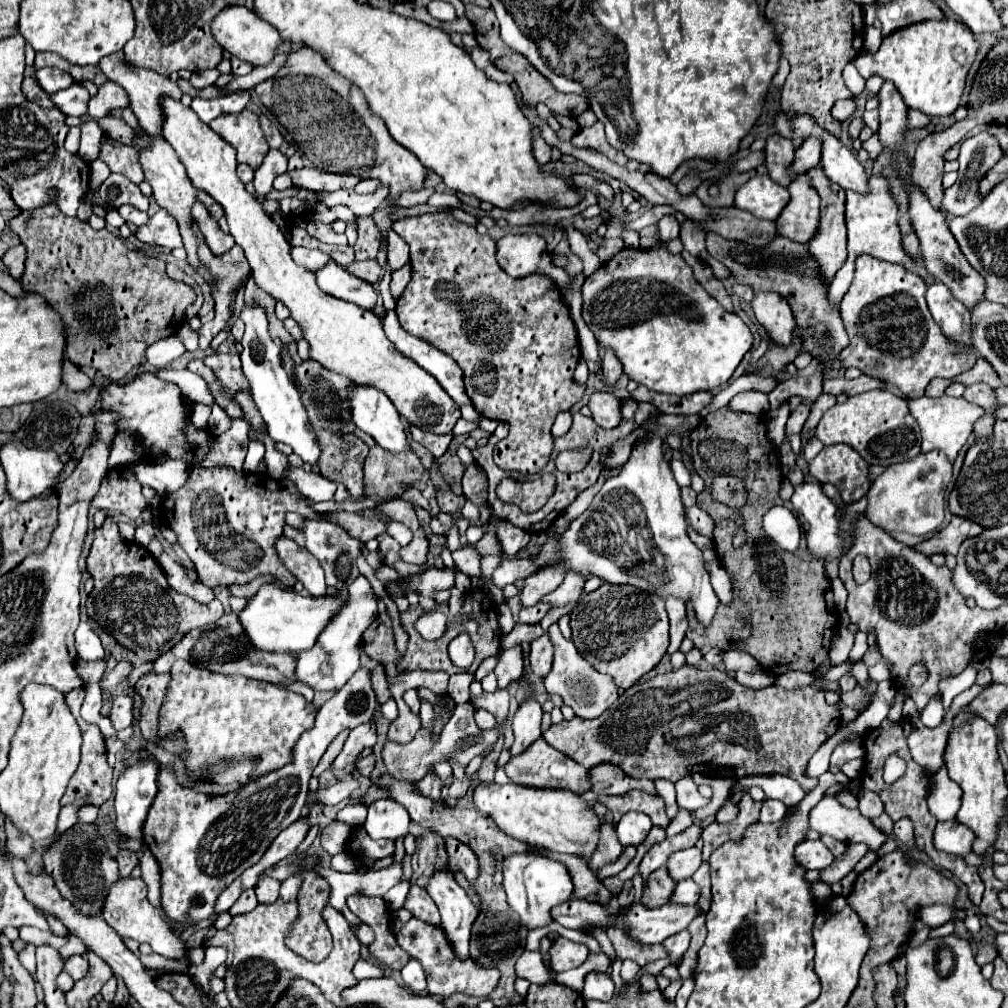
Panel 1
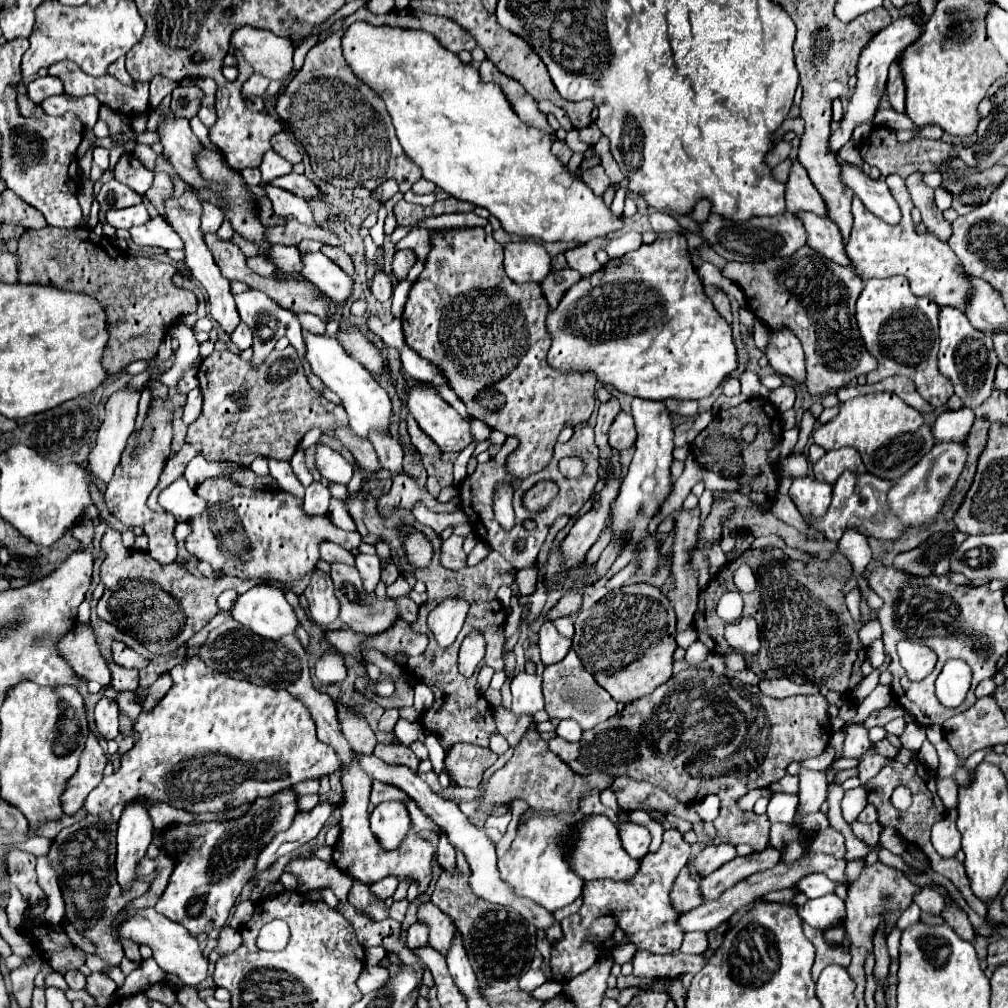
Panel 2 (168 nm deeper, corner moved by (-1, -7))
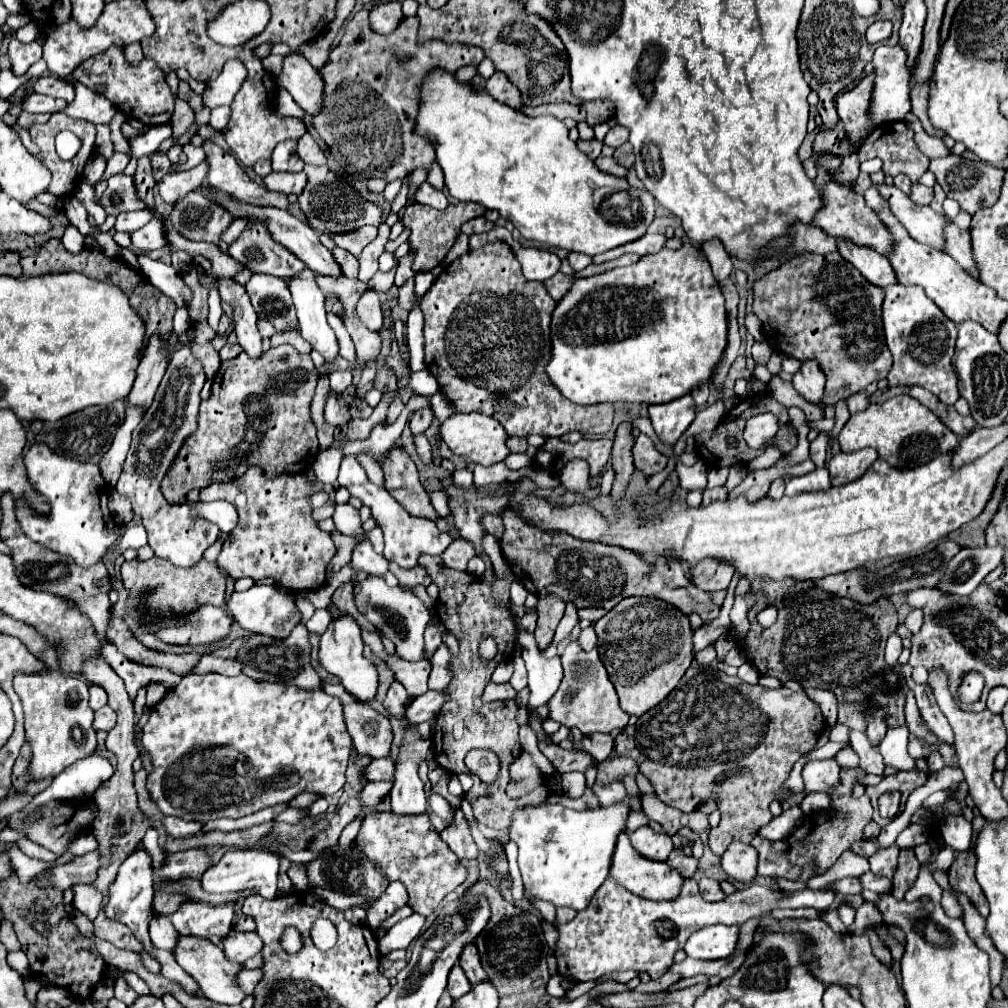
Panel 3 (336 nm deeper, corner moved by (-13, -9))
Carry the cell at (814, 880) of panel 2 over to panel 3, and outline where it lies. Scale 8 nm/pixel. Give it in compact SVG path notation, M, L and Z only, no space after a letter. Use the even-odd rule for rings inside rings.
M612 878L598 888L590 906L580 910L576 918L568 924L560 924L556 960L558 974L572 982L588 982L604 978L616 970L636 970L648 972L652 980L658 980L666 968L674 962L676 950L682 950L686 940L712 924L744 924L748 918L760 916L768 910L780 908L818 908L826 910L834 902L836 894L828 888L820 890L796 890L796 892L778 892L776 888L764 886L748 886L730 894L728 898L712 904L702 900L698 894L698 882L694 878L686 878L678 898L670 902L652 902L640 896L634 896Z

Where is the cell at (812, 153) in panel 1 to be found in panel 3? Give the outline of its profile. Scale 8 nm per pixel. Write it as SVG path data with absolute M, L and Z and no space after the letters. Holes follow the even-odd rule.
M896 44L896 46L878 46L872 58L872 66L874 66L874 88L872 88L872 100L870 100L870 110L868 110L868 118L874 124L882 124L882 122L894 122L894 120L904 120L906 112L910 112L910 88L908 88L908 80L910 80L910 72L906 66L906 50Z

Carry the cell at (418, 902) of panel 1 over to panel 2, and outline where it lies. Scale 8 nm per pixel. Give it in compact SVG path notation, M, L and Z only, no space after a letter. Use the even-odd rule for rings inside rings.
M428 902L428 904L420 906L418 920L426 922L430 926L430 946L444 956L448 952L448 946L452 946L452 938L456 936L456 928L454 928L450 916L444 914L432 902Z

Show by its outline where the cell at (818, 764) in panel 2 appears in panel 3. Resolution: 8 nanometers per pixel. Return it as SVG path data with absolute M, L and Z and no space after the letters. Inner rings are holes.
M911 740L908 744L909 755L914 759L927 759L931 753L938 751L939 745L937 742L925 747L918 740Z

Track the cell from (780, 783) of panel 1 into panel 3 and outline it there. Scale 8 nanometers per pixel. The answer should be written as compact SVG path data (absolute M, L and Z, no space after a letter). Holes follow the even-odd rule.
M790 806L790 808L784 810L780 816L772 818L772 822L760 830L760 836L762 836L762 838L768 838L768 840L788 838L788 836L796 830L796 824L798 824L802 818L804 818L804 812L802 812L798 806Z

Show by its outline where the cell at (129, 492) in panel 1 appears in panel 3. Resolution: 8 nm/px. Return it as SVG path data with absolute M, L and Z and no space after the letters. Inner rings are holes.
M182 346L174 350L152 406L132 432L130 452L115 486L118 494L126 496L132 502L132 512L142 520L148 532L148 544L152 546L154 554L170 560L176 566L196 564L202 558L202 552L216 540L220 532L214 524L192 518L188 506L170 506L160 492L160 484L174 464L184 440L198 428L200 390L204 386L204 380L204 370L192 356L190 348Z

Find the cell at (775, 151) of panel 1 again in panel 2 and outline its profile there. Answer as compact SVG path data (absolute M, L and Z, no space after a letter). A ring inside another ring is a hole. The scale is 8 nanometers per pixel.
M800 162L792 164L792 172L790 172L790 180L786 184L786 210L790 214L798 214L798 212L812 212L818 216L826 216L828 218L828 208L824 198L820 198L820 192L812 186L808 172L804 170L804 166L800 166Z

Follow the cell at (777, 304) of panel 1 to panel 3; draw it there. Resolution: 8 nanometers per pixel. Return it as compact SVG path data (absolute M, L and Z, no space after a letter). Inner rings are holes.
M802 360L800 370L794 374L794 388L808 400L818 404L822 400L822 392L824 392L824 382L826 376L820 370L816 360Z

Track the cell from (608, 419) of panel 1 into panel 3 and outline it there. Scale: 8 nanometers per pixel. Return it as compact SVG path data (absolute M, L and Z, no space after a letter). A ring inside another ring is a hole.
M646 434L636 436L632 454L634 454L634 466L638 470L642 470L646 476L662 472L668 462L668 458L654 448L654 442Z

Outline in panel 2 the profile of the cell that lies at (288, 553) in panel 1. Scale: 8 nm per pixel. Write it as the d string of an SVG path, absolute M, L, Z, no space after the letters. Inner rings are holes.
M316 570L308 588L304 590L304 596L310 602L310 616L316 624L328 626L338 618L340 602L334 596L334 586L330 576L324 574L322 570Z

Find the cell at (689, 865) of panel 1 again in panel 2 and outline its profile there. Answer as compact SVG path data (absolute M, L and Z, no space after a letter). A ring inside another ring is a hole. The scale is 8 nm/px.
M714 844L714 846L708 846L704 848L696 858L694 858L694 864L696 864L696 870L698 874L702 876L708 876L712 874L714 870L718 870L720 866L724 866L726 862L730 862L732 858L736 858L736 848L732 844Z

